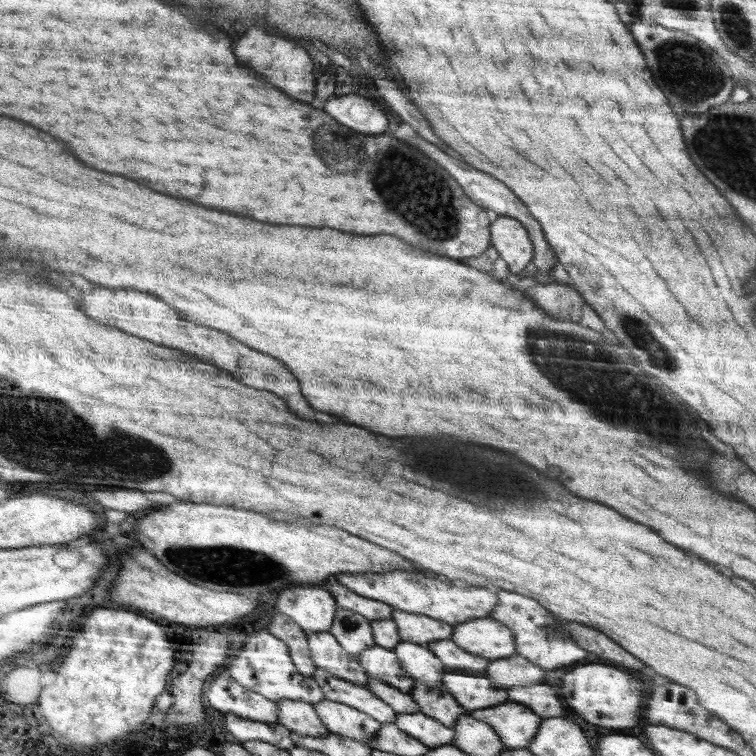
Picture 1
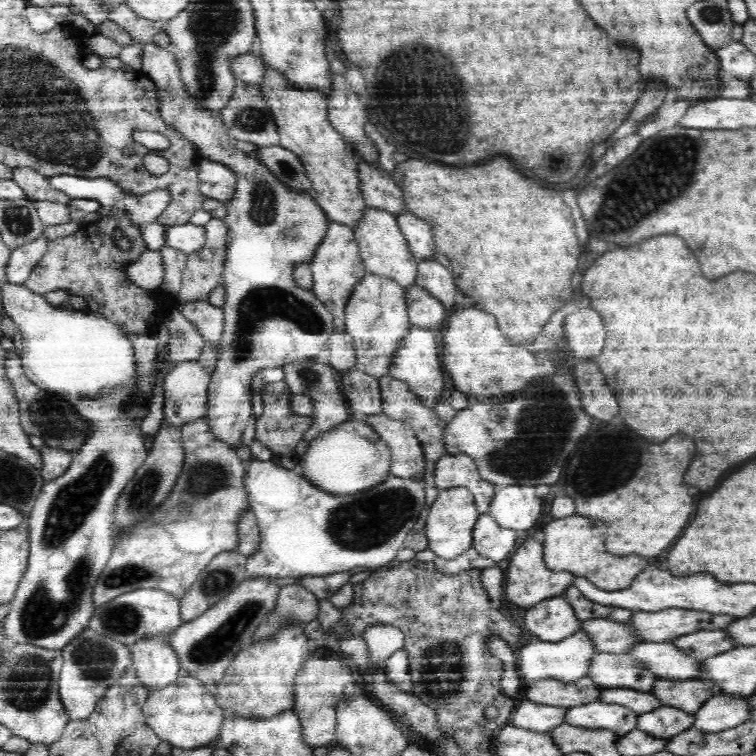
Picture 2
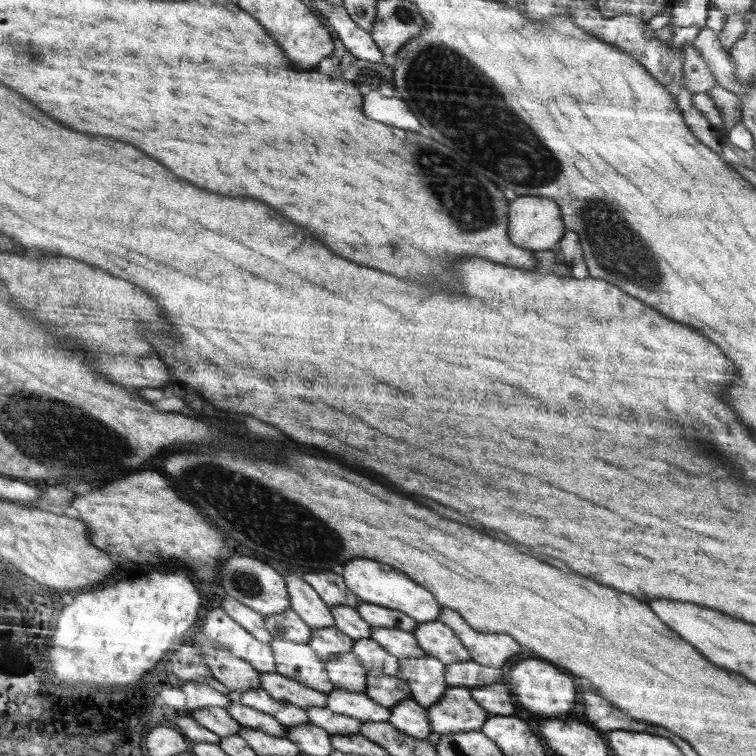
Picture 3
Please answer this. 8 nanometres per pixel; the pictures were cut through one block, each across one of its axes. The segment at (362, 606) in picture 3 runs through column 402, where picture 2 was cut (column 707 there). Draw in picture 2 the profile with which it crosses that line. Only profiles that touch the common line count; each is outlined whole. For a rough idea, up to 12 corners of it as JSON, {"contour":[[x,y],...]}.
{"contour":[[704,610],[634,611],[642,642],[726,628],[739,616]]}

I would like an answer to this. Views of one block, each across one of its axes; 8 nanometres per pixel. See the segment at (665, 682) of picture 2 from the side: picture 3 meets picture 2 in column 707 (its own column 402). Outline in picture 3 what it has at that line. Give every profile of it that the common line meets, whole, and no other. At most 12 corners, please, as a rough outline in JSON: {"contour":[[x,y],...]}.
{"contour":[[367,670],[364,693],[390,709],[411,698],[395,675]]}

